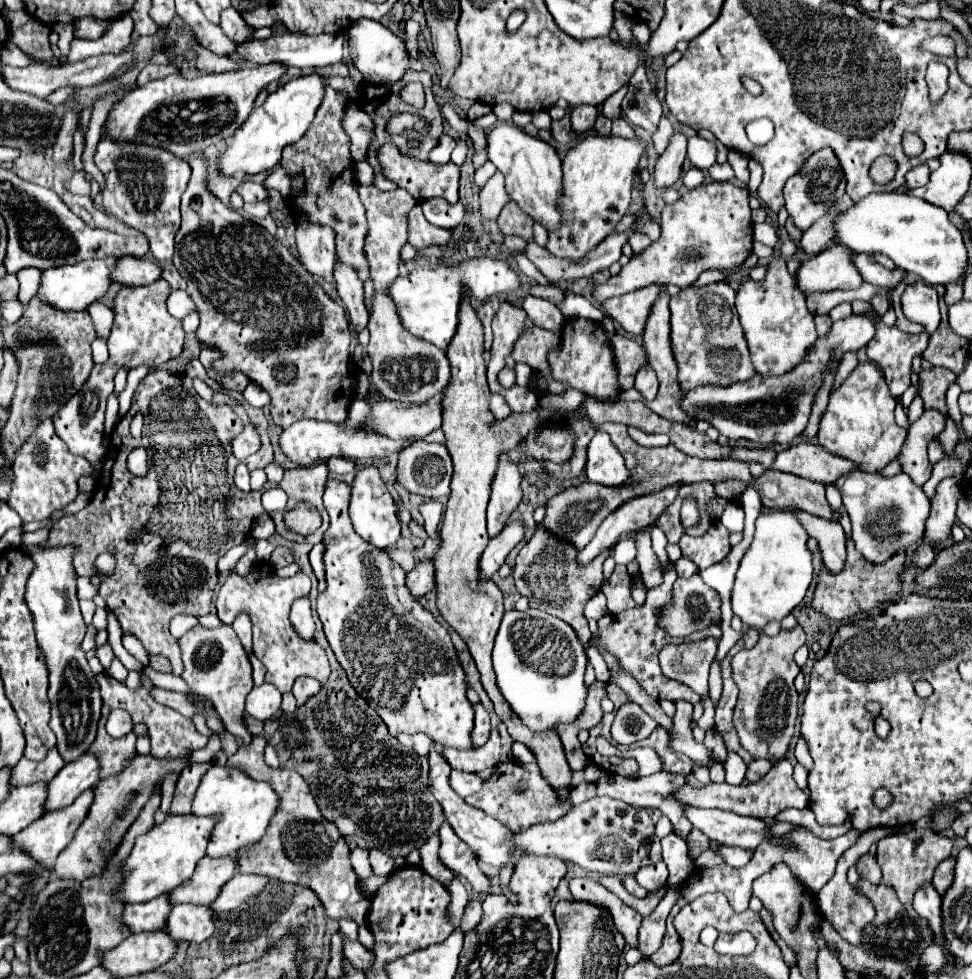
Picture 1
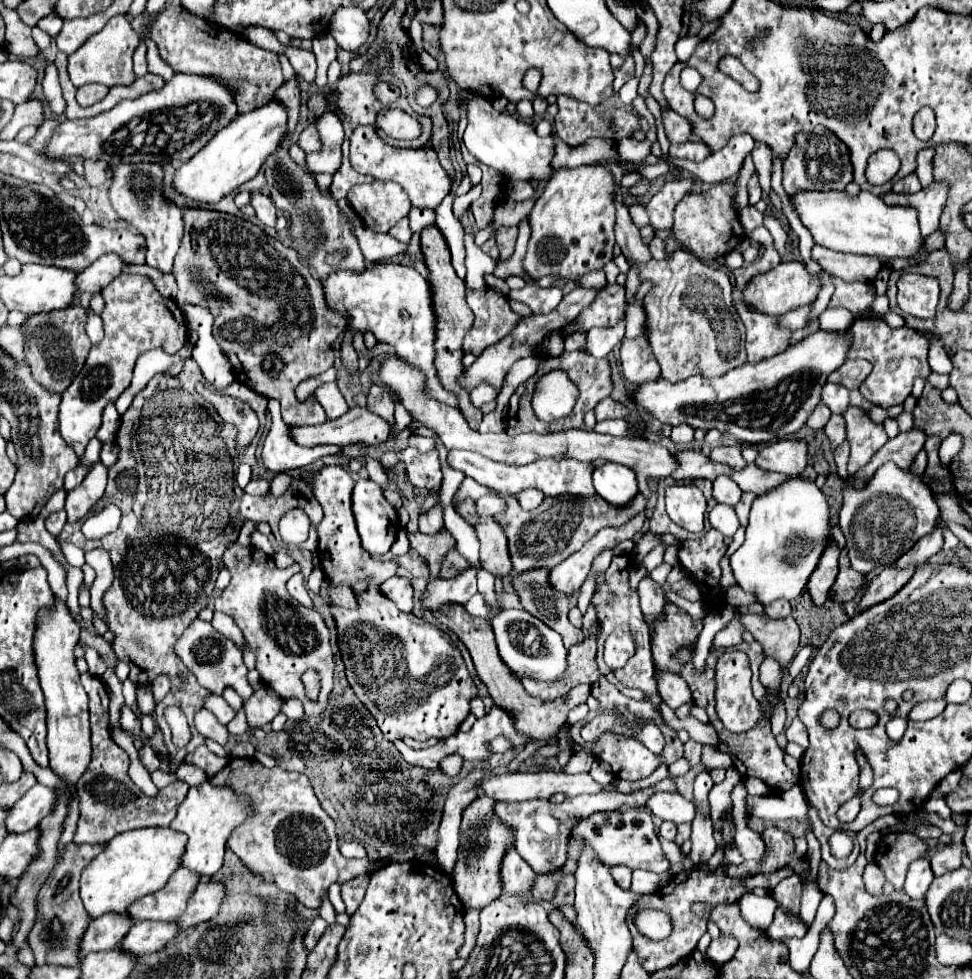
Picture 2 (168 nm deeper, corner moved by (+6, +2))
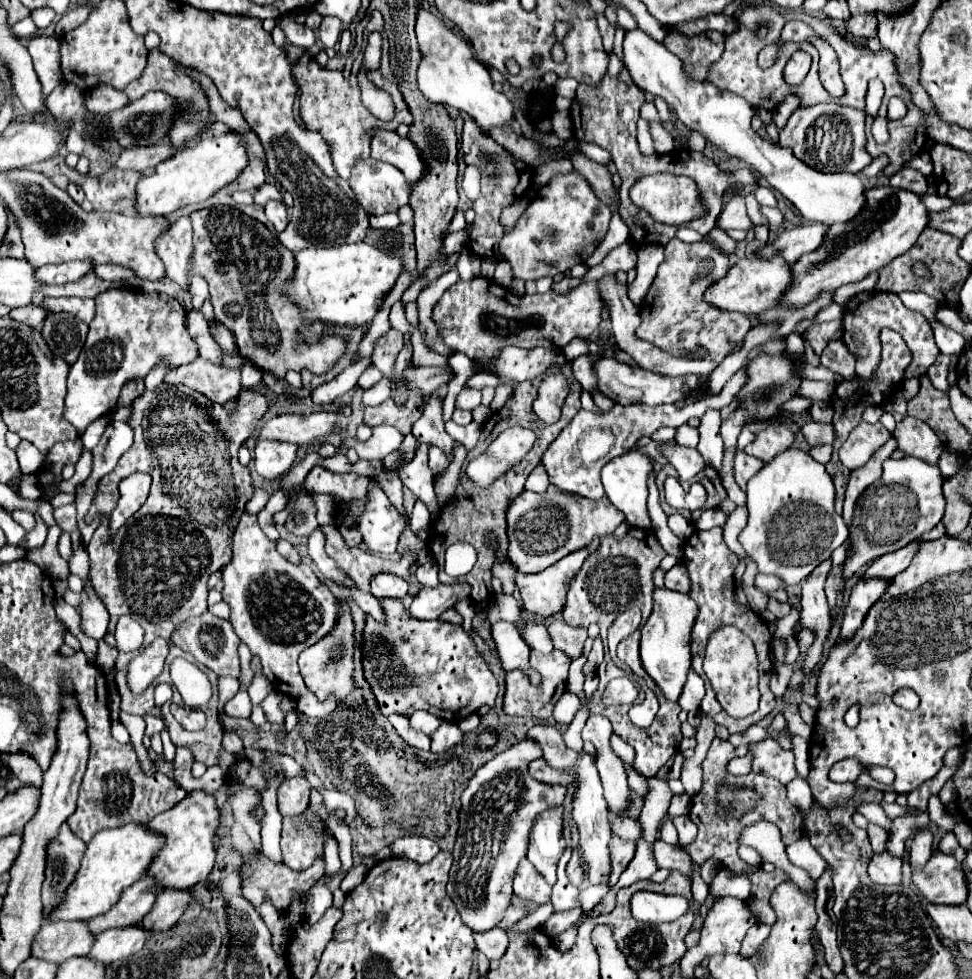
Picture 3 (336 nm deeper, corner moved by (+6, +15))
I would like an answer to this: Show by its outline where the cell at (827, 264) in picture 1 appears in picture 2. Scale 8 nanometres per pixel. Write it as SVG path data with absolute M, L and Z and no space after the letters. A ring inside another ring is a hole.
M793 260L793 262L781 262L779 266L775 266L773 270L769 270L767 274L759 274L755 276L747 288L745 288L745 300L765 312L765 314L775 314L775 316L781 316L789 310L795 310L803 304L809 304L817 298L817 294L821 292L821 276L819 274L811 274L803 262L799 260Z

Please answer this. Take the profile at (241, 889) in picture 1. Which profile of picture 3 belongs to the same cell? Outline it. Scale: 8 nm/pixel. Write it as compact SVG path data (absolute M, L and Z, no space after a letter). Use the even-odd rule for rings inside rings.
M161 891L153 909L143 917L139 927L149 929L151 933L169 931L185 913L187 903L191 901L191 891Z

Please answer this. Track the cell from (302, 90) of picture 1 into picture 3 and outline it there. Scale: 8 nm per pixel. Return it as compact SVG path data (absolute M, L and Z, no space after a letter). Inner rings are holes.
M237 131L223 137L201 139L195 147L179 149L169 159L161 161L151 175L139 179L135 189L135 211L141 217L167 217L185 205L209 199L215 191L233 181L245 167L247 153Z

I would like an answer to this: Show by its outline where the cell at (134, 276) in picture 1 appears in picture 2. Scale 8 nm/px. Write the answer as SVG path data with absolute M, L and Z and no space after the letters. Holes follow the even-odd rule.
M103 254L103 258L97 258L87 270L77 276L77 286L81 292L97 294L123 272L123 266L127 264L117 254Z

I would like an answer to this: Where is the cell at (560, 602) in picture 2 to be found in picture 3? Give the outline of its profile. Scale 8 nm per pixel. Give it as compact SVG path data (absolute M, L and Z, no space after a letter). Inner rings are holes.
M555 619L549 623L549 631L551 631L551 643L555 649L567 653L567 657L571 657L571 659L577 659L583 655L583 647L585 647L585 639L587 639L585 629L567 627L565 621Z

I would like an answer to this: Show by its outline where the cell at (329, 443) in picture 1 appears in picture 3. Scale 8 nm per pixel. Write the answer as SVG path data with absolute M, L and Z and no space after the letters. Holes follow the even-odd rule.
M259 441L255 447L255 469L267 481L281 479L297 457L297 445L281 441Z

